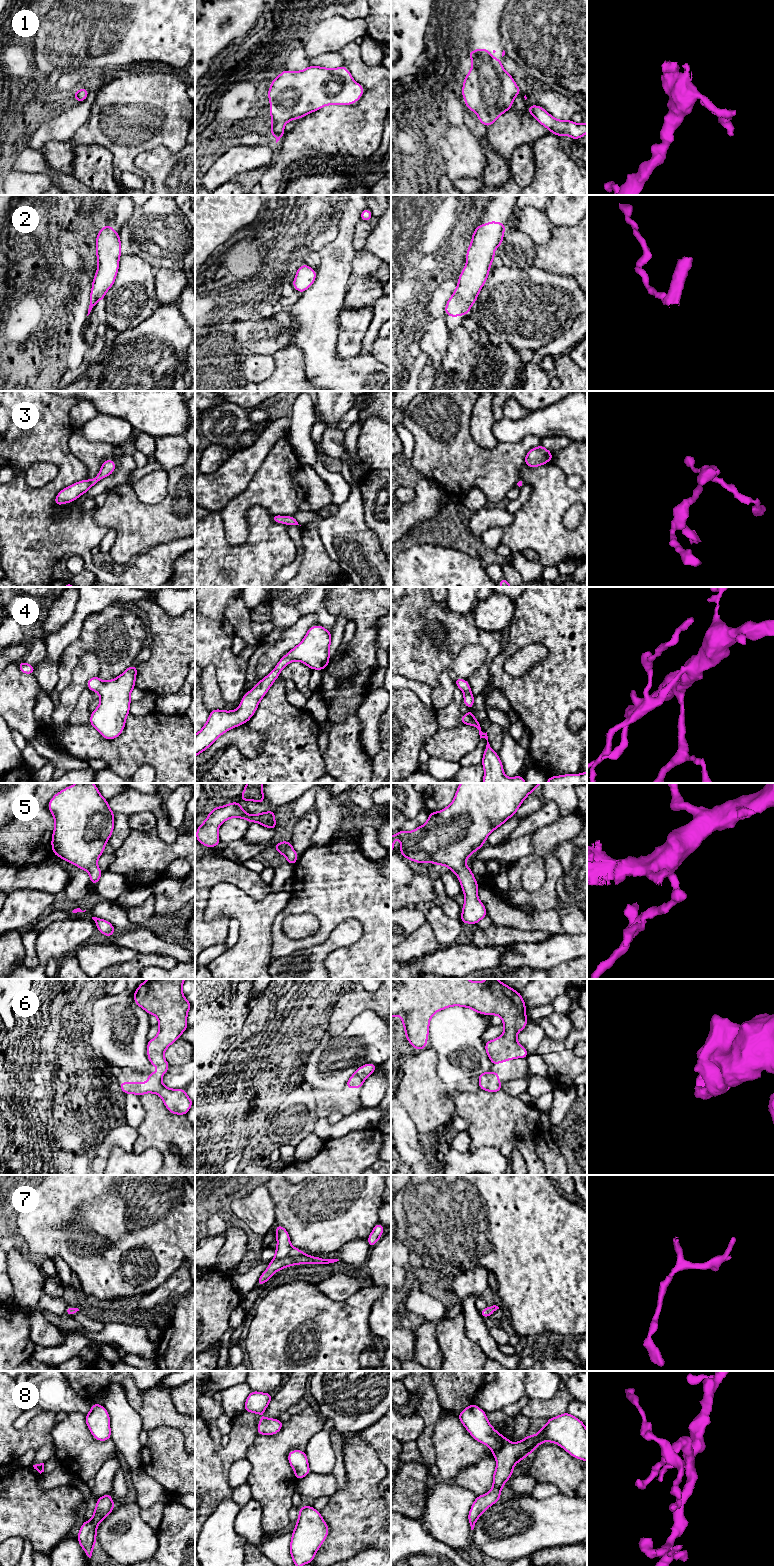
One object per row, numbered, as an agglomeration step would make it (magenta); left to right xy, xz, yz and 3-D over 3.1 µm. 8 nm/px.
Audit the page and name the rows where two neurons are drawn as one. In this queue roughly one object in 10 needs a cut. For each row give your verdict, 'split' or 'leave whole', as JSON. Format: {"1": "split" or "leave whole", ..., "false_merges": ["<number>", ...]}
{"1": "leave whole", "2": "leave whole", "3": "leave whole", "4": "leave whole", "5": "leave whole", "6": "leave whole", "7": "leave whole", "8": "leave whole", "false_merges": []}

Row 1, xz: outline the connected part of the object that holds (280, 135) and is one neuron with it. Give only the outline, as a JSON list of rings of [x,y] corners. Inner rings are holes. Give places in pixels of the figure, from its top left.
[[[342,65],[335,69],[308,66],[302,71],[283,70],[272,80],[268,90],[272,125],[270,133],[276,143],[284,136],[287,122],[300,119],[327,105],[351,105],[364,93],[350,71]]]

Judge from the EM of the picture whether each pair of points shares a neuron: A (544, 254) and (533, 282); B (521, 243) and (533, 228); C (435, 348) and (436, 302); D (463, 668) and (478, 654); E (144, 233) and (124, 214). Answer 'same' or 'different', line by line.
A: different
B: different
C: same
D: same
E: different

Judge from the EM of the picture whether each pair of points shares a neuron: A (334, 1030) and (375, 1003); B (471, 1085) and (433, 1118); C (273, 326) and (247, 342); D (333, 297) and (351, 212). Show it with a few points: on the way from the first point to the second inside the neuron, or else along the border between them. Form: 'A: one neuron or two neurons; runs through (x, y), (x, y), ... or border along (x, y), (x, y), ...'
A: one neuron; runs through (342, 1019), (358, 1003), (364, 1003)
B: one neuron; runs through (457, 1087), (446, 1088), (433, 1101), (433, 1104)
C: one neuron; runs through (267, 332), (262, 337), (255, 337), (253, 339)
D: one neuron; runs through (333, 276), (333, 258), (341, 249), (345, 233)

